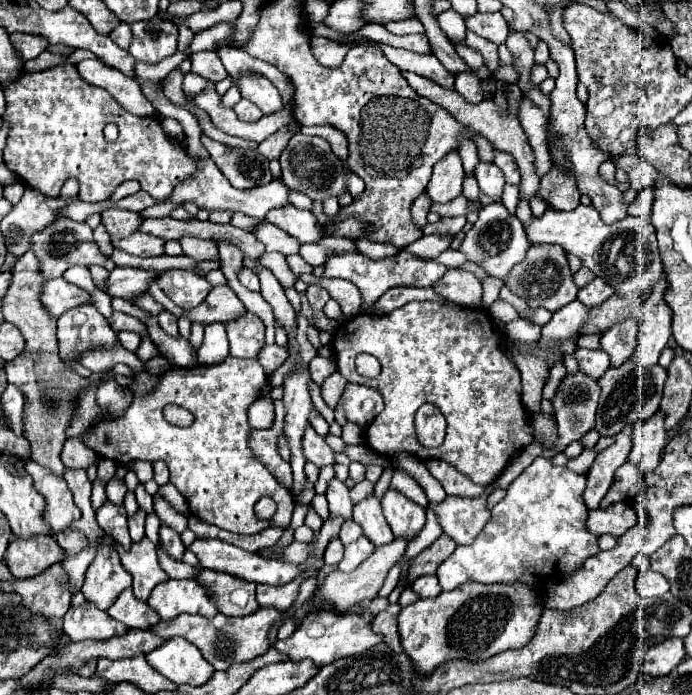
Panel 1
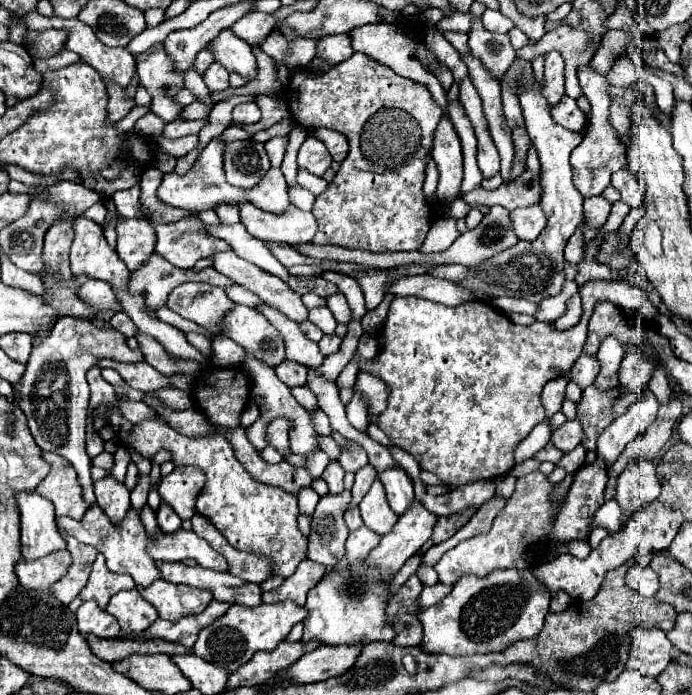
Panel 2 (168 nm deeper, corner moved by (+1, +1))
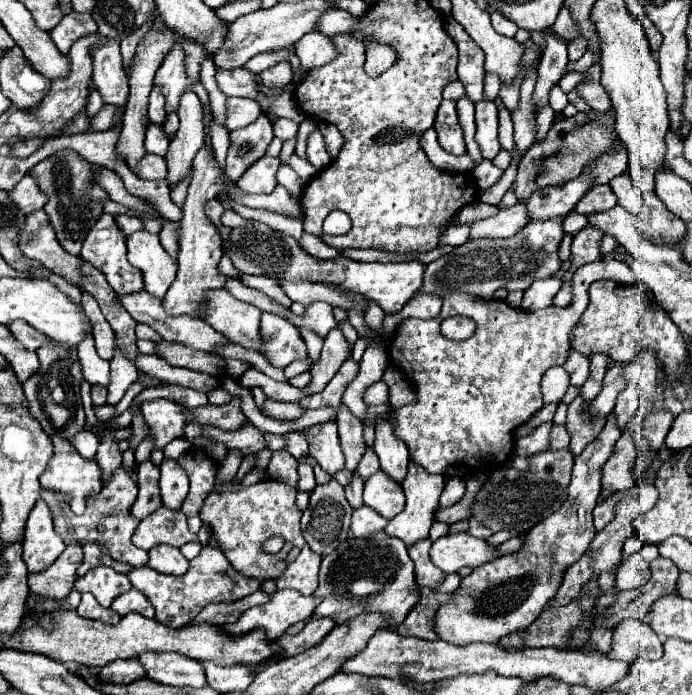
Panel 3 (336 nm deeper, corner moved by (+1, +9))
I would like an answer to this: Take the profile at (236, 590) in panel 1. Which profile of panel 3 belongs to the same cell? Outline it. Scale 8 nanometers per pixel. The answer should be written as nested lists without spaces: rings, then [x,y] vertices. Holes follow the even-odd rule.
[[[157,545],[153,551],[149,551],[149,563],[151,569],[167,575],[183,575],[189,571],[189,561],[181,555],[177,547],[171,545]]]

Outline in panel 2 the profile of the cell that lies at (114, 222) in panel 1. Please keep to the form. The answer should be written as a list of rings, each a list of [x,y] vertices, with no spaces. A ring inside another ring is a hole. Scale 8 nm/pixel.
[[[121,219],[117,223],[117,253],[129,267],[139,269],[153,255],[155,233],[153,225],[145,219]]]

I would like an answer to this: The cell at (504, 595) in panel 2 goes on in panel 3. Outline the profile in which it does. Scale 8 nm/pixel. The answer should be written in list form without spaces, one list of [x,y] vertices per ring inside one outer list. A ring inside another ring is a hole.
[[[611,413],[601,435],[589,443],[579,457],[575,457],[567,501],[561,505],[561,509],[537,523],[525,535],[525,545],[521,551],[513,555],[501,555],[485,565],[475,567],[471,575],[461,581],[459,589],[453,591],[453,597],[437,609],[433,617],[433,629],[441,639],[453,645],[469,645],[477,641],[499,643],[501,637],[527,629],[541,615],[541,609],[559,591],[565,569],[589,549],[597,533],[591,513],[601,493],[601,467],[611,457],[619,437],[621,431],[617,425],[613,425]]]

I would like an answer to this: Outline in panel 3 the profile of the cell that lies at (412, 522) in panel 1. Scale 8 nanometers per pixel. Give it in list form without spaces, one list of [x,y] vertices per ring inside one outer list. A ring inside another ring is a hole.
[[[389,419],[379,423],[375,433],[377,435],[375,435],[373,451],[379,457],[381,471],[393,477],[393,481],[403,483],[407,475],[407,465],[409,465],[409,451],[405,449],[405,443],[393,437],[393,427],[389,425]]]

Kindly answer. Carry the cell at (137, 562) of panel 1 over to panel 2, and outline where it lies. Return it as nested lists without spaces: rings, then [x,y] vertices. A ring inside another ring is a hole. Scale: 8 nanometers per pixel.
[[[95,503],[93,507],[87,509],[87,513],[81,521],[75,521],[75,519],[69,519],[69,517],[57,517],[57,527],[63,529],[67,535],[75,537],[81,543],[93,545],[99,553],[105,555],[109,571],[131,575],[137,587],[149,587],[155,579],[161,577],[157,567],[155,567],[155,561],[145,551],[147,531],[145,531],[145,527],[139,519],[139,513],[133,513],[133,507],[129,509],[129,513],[125,515],[125,521],[121,521],[121,525],[113,525],[109,521],[109,517],[105,517],[101,507]]]

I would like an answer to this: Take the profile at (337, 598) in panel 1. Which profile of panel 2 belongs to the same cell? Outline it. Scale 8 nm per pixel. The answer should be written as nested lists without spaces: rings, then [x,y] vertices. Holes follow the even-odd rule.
[[[415,501],[369,553],[367,565],[379,567],[383,579],[389,579],[405,565],[411,555],[421,549],[425,541],[431,539],[435,521],[437,517],[433,517],[433,513],[429,513],[421,501]]]

